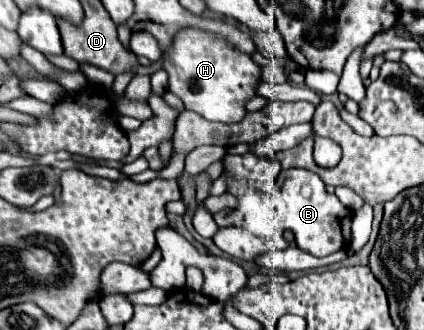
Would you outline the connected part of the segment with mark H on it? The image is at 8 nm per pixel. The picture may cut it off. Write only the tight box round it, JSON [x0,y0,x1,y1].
[163,29,261,123]

